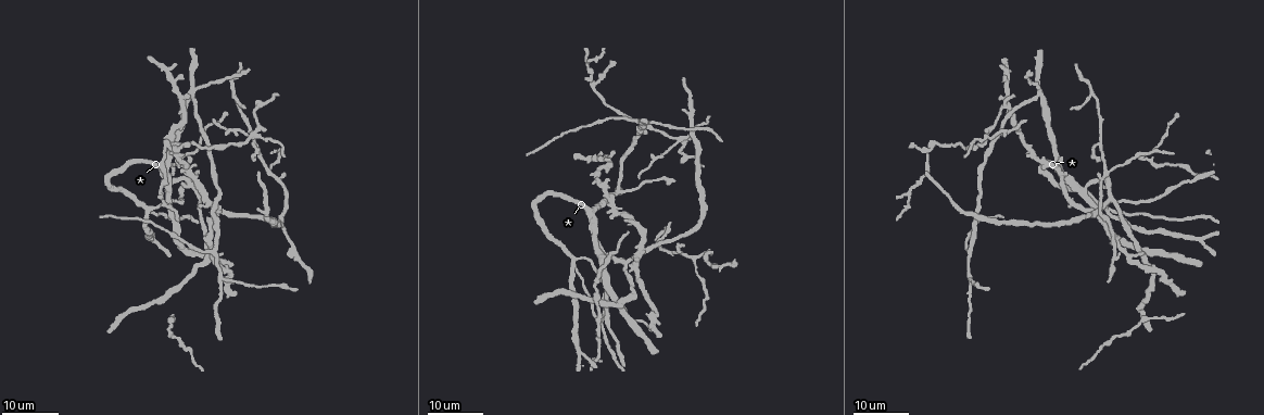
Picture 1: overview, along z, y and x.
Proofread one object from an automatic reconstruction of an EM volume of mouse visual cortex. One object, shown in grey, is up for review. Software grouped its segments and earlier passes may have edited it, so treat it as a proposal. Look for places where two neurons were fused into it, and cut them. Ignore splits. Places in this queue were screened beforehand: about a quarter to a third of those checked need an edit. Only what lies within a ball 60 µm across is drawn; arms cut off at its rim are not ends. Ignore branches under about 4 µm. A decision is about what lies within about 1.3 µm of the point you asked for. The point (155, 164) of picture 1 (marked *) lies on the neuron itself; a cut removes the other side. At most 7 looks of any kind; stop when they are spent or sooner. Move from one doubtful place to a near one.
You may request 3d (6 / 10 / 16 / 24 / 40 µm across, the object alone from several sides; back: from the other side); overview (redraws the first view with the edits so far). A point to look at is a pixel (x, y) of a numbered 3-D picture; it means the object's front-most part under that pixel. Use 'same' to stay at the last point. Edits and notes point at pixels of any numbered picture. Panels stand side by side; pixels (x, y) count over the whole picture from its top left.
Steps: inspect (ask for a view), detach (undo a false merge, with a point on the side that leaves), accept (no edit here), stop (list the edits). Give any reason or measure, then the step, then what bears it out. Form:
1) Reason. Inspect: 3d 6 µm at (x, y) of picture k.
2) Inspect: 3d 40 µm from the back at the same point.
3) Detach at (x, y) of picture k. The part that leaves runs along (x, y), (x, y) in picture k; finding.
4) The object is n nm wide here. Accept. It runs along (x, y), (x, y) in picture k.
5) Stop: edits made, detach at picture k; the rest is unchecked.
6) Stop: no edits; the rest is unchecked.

Looks like a crossing. Inspect: 3d 16 µm at (253, 136) of picture 1.

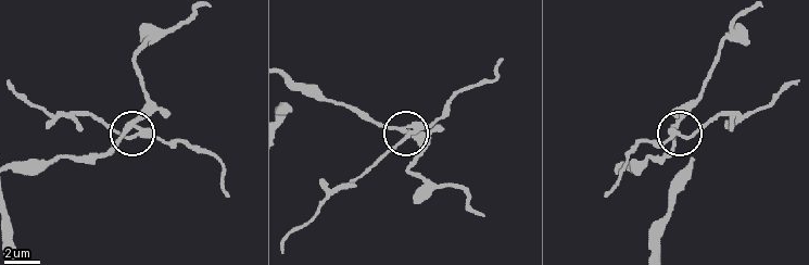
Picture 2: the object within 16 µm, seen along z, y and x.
Inspect: 3d 10 µm at (683, 134) of picture 2.

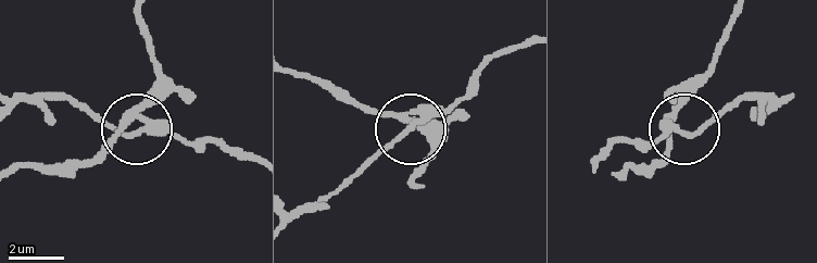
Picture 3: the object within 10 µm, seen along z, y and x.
4 arms meet here. Detach at (192, 145) of picture 3. The part that leaves runs along (673, 126), (687, 133), (748, 98), (784, 98) in picture 3; two neurons meet here.

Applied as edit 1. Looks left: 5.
Inspect: overview.

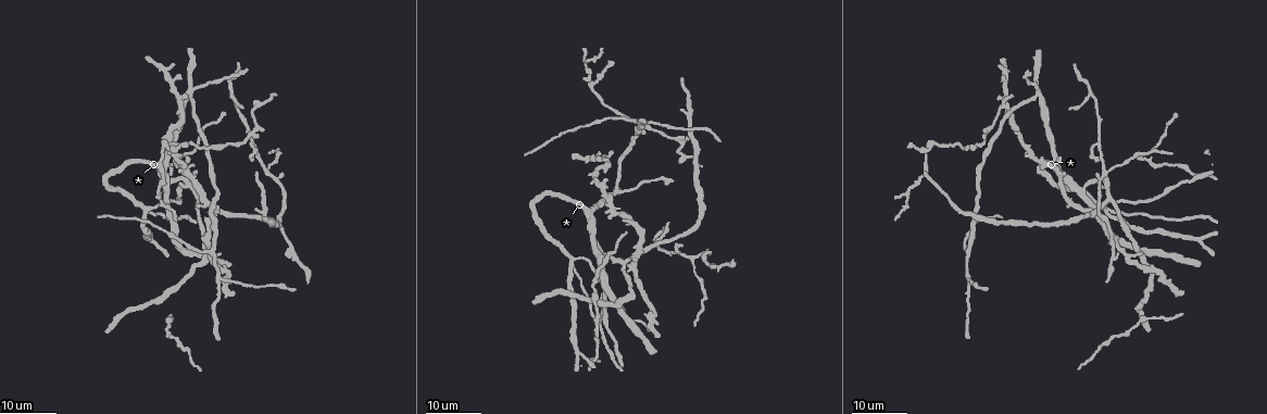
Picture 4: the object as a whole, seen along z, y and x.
Inspect: 3d 16 µm at (1082, 186) of picture 4.

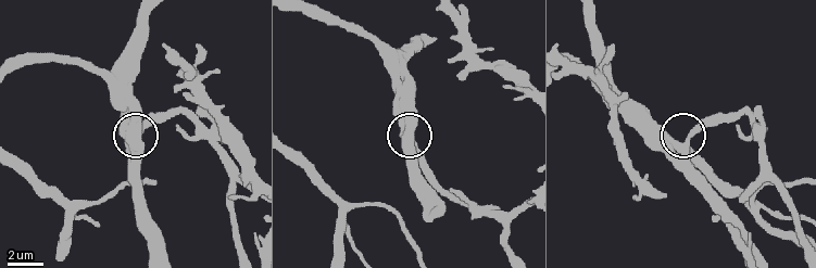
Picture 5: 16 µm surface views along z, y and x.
Inspect: 3d 10 µm at (685, 144) of picture 5.

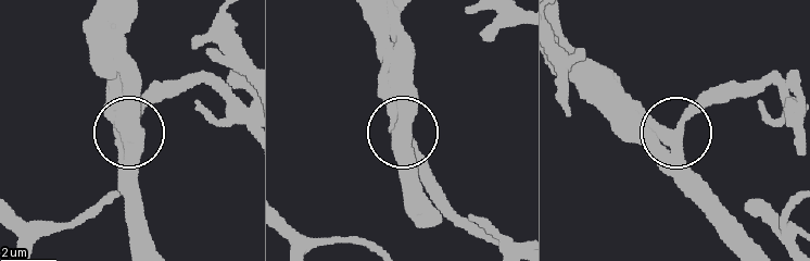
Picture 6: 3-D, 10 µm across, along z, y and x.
Inspect: 3d 10 µm from the back at (681, 131) of picture 6.

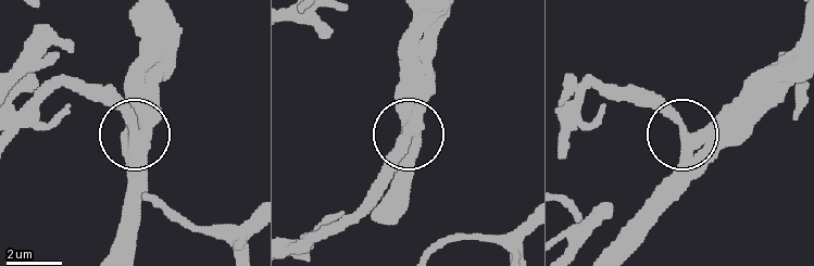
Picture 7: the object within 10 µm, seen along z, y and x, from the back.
The side arm is 32 µm long. Accept. One neuron here.

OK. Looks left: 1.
Stop: edits made, detach at picture 3; the rest is unchecked.

